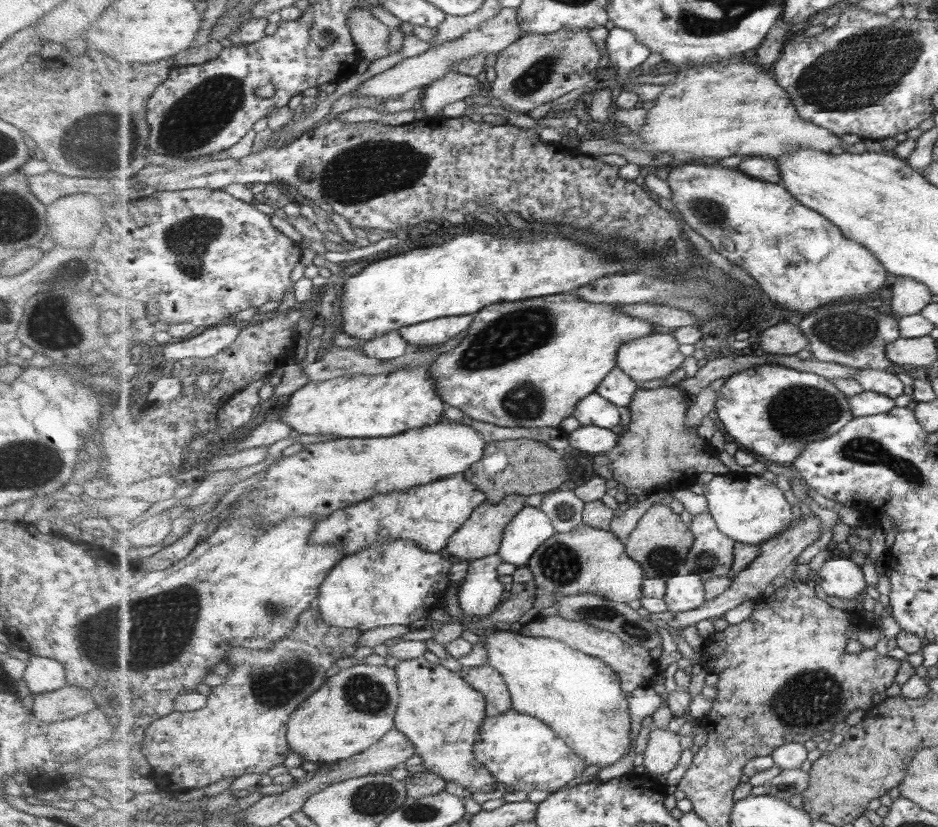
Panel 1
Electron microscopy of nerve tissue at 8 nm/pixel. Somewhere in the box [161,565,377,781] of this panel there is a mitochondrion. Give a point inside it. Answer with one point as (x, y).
(275, 685)

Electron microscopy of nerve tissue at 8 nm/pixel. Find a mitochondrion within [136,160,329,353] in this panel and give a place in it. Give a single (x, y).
(189, 239)

